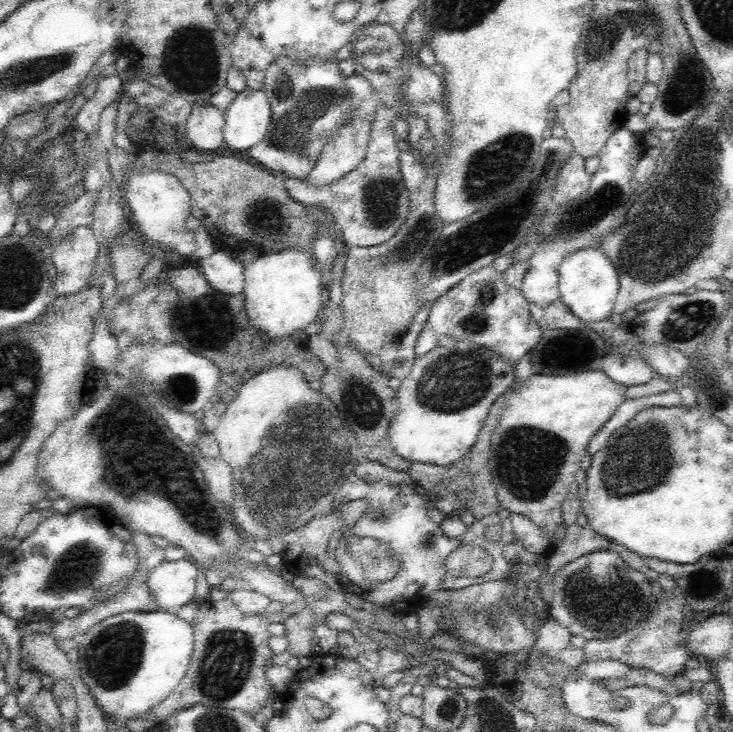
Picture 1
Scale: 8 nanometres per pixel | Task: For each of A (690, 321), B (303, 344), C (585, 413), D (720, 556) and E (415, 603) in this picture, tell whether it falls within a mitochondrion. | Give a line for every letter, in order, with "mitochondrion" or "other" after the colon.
A: mitochondrion
B: other
C: other
D: other
E: other

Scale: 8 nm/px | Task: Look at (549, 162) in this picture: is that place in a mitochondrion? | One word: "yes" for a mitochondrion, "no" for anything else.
yes

